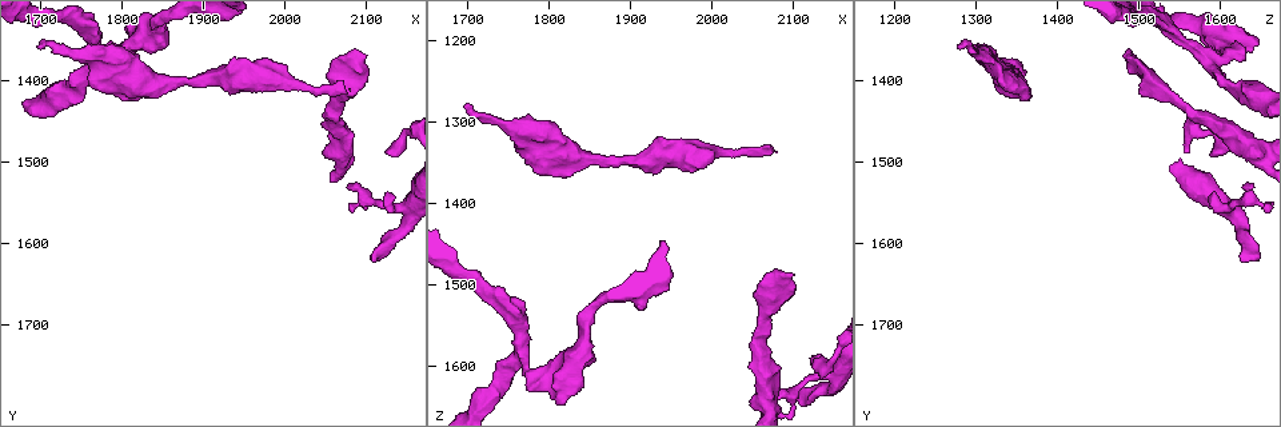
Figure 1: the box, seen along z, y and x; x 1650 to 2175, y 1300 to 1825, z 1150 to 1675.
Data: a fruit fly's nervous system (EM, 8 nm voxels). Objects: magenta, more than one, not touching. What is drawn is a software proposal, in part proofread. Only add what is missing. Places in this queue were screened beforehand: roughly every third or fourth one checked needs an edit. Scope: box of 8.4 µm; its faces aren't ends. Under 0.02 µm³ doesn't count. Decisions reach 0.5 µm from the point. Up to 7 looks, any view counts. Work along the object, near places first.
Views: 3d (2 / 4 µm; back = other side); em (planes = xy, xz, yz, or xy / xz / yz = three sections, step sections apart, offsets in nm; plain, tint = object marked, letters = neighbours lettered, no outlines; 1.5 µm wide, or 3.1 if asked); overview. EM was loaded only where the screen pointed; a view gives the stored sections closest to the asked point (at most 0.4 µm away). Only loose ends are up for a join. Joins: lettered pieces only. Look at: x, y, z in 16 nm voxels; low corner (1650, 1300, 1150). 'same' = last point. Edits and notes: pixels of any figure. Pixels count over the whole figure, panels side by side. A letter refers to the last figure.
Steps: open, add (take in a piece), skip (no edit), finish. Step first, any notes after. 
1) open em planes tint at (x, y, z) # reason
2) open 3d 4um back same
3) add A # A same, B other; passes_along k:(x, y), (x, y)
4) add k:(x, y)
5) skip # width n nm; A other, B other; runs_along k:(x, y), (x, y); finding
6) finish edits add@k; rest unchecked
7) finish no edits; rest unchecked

open em planes letters at (1695, 1360, 1275) # branch stops here

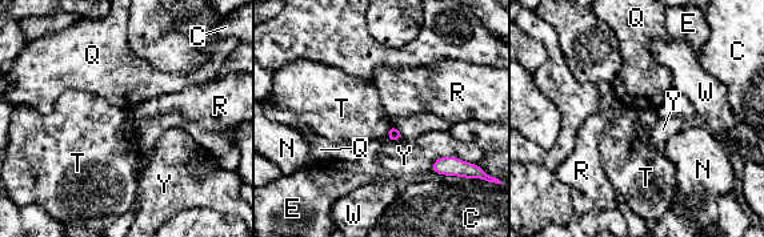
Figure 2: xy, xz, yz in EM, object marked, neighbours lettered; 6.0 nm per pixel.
skip # longest_contact Y 220 nm; C other, E other, N other, Q other, R other, T other, W other, Y other; border 2:(392, 127), (387, 132); no lettered piece goes on from it

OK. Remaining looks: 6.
open em planes plain at (2105, 1620, 1625) # an open end

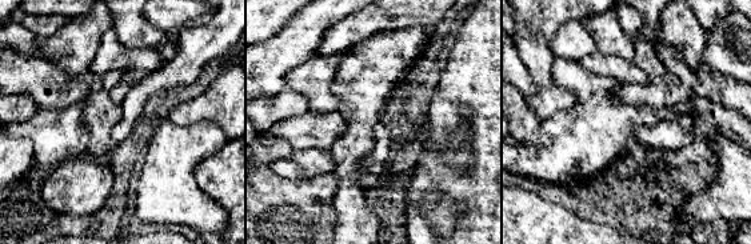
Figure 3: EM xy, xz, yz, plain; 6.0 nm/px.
open em planes letters same # see the neighbours

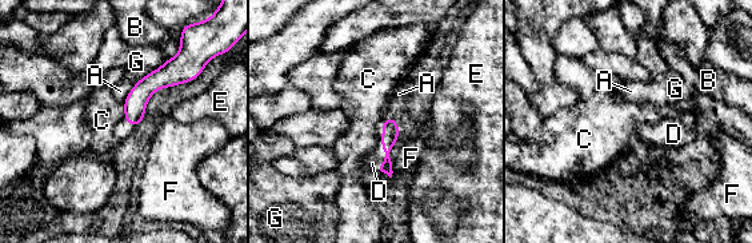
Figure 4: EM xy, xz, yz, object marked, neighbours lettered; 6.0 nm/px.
add D # longest_contact G 190 nm; A other, B other, C other, D same, E other, F other, G other; passes_along 4:(391, 130), (380, 166), (372, 163); it goes on there

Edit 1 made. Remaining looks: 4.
open em planes plain at (1815, 1355, 1645) # stops while still wide

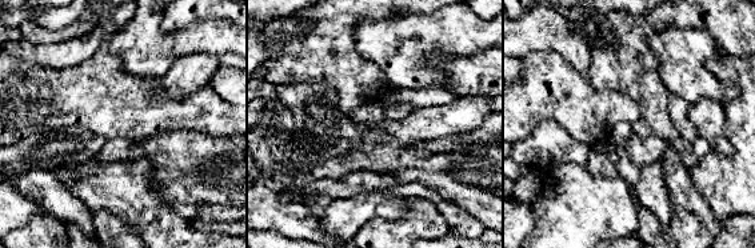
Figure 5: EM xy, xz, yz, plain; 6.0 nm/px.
open em planes letters same # what lies round it

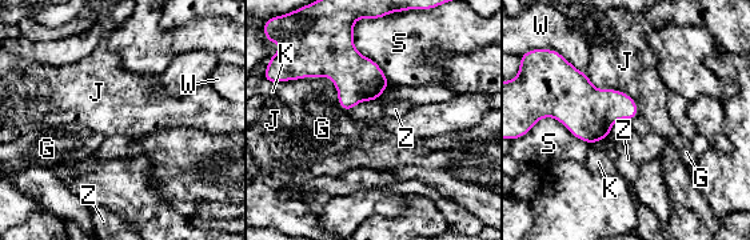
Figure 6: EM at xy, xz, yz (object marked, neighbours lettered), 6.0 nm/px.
skip # G other, J other, K other, S other, W other, Z other; border 6:(586, 74), (626, 92), (635, 118); no lettered piece goes on from it

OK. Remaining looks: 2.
finish edits add@4; rest unchecked

